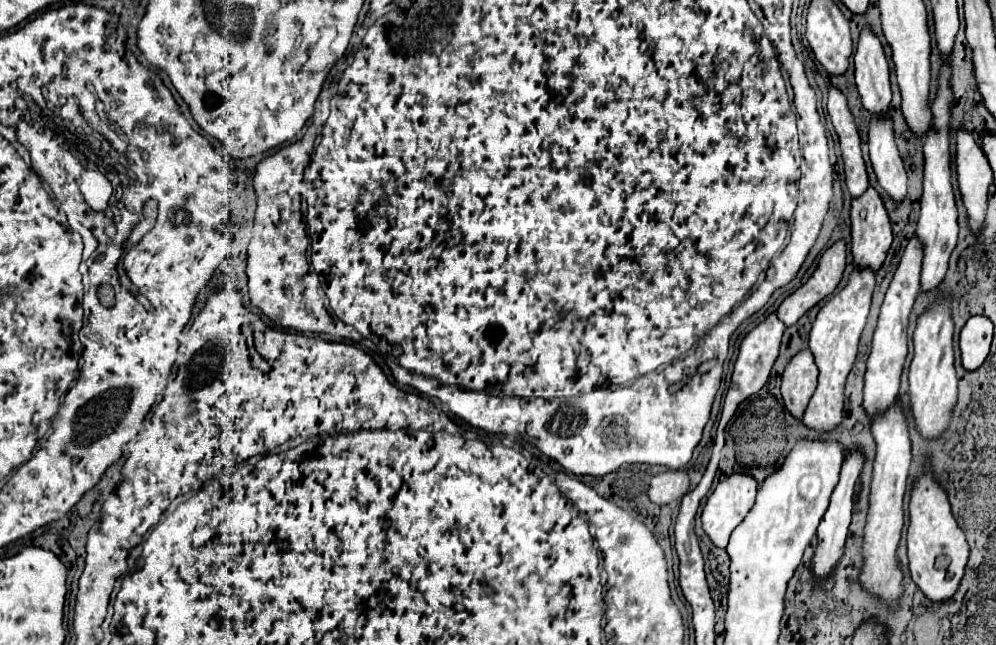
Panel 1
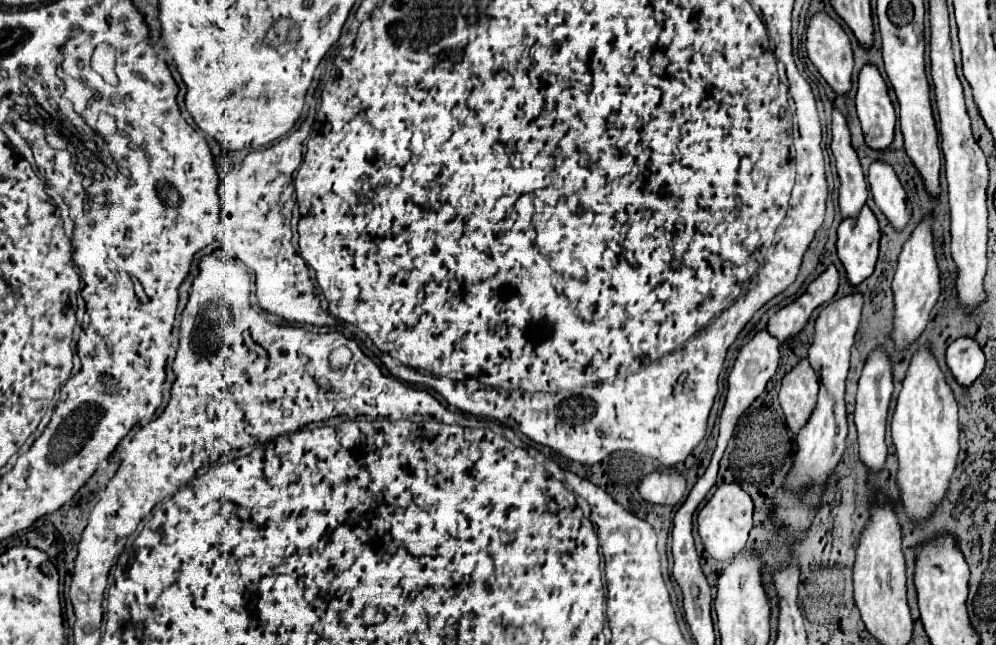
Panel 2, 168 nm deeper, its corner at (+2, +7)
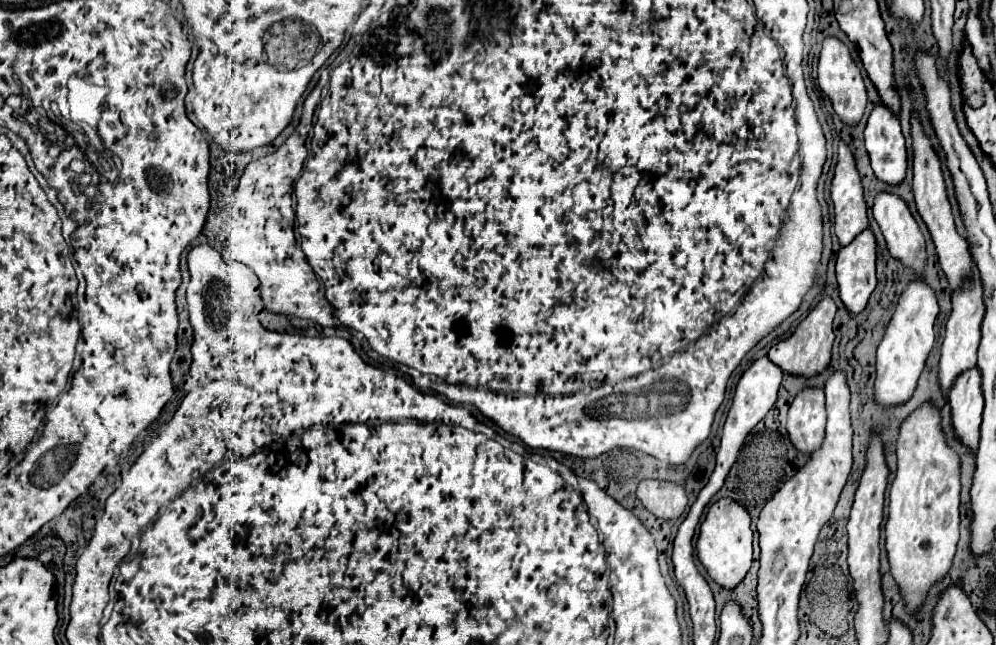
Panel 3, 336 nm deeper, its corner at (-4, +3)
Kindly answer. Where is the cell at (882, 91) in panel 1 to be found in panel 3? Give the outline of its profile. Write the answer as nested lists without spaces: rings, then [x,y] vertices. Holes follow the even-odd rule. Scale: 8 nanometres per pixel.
[[[877,103],[867,119],[865,147],[875,175],[891,185],[903,181],[907,171],[907,149],[899,125],[899,115]]]

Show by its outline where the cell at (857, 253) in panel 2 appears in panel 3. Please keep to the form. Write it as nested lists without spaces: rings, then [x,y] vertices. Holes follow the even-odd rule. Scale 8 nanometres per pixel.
[[[867,227],[837,253],[837,283],[843,305],[851,315],[865,309],[869,295],[877,287],[877,241]]]

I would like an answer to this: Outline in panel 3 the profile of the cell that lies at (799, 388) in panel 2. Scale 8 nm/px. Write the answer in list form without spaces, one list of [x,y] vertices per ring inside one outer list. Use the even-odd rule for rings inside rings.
[[[805,387],[793,399],[787,413],[787,433],[803,453],[821,447],[825,435],[825,395],[821,387]]]

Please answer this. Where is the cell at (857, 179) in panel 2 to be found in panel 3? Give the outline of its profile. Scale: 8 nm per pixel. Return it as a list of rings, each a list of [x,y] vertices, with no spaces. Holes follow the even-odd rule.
[[[841,141],[835,165],[835,177],[831,183],[831,201],[835,207],[835,235],[841,245],[855,239],[869,223],[865,215],[865,199],[861,175],[855,165],[855,157]]]

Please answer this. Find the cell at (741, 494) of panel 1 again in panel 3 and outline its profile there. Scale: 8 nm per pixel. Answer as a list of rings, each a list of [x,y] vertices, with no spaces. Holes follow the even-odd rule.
[[[723,497],[711,505],[697,539],[697,557],[705,565],[711,579],[717,581],[721,587],[733,589],[743,581],[753,561],[751,517],[743,505],[739,505],[729,497]]]

